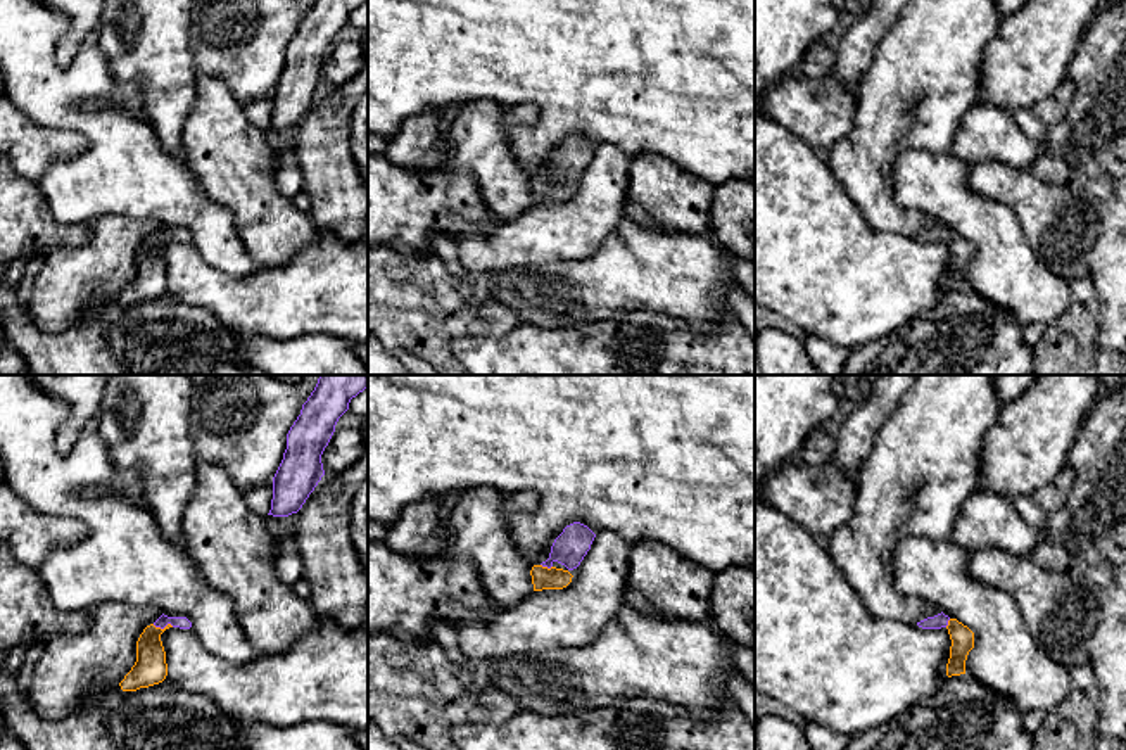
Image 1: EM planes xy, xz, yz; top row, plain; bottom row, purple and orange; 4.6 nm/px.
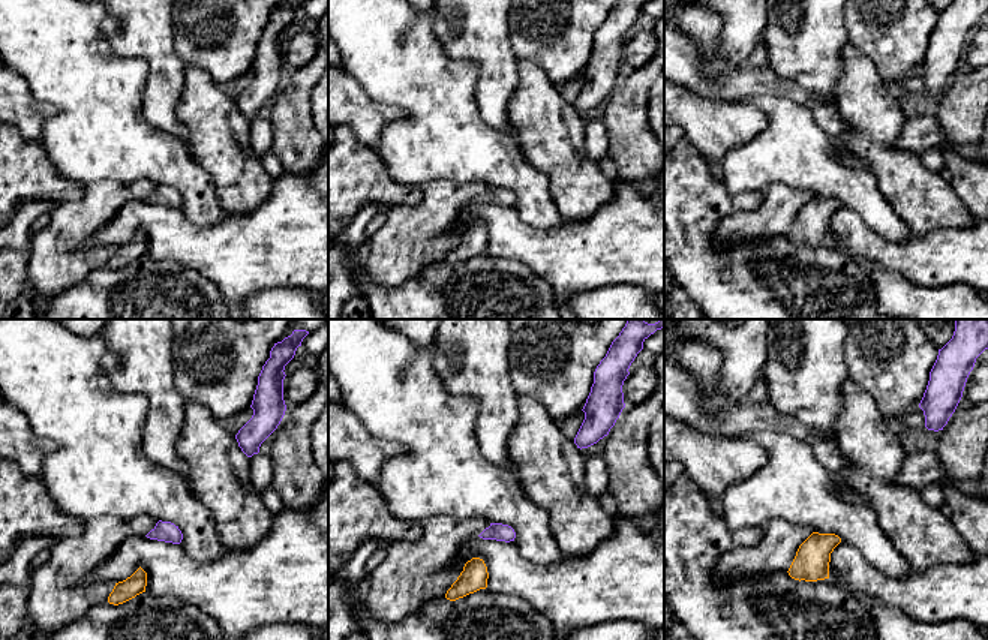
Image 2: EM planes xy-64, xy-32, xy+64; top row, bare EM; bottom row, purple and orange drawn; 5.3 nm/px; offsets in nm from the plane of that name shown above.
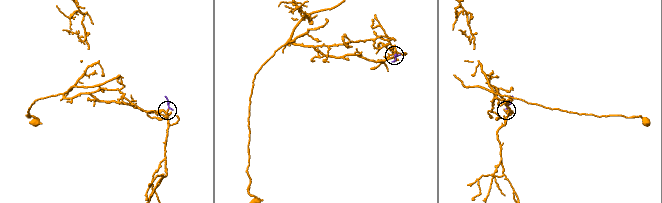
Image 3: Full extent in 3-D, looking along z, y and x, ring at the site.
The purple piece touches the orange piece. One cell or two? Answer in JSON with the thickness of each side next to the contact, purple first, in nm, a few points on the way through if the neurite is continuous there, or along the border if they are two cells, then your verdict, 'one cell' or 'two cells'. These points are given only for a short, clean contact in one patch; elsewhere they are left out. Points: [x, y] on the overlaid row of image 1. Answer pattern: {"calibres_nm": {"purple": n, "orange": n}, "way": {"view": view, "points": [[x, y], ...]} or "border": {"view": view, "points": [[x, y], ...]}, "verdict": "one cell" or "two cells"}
{"calibres_nm": {"purple": 60, "orange": 150}, "way": {"view": "xy", "points": [[163, 621], [163, 628], [151, 640], [151, 667]]}, "verdict": "one cell"}

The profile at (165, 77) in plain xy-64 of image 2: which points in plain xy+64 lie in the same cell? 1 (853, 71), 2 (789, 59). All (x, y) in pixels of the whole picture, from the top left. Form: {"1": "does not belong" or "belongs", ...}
{"1": "does not belong", "2": "belongs"}

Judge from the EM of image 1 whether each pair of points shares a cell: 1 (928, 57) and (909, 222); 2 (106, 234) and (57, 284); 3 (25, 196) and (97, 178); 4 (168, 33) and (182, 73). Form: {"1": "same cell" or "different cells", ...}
{"1": "same cell", "2": "same cell", "3": "different cells", "4": "same cell"}

